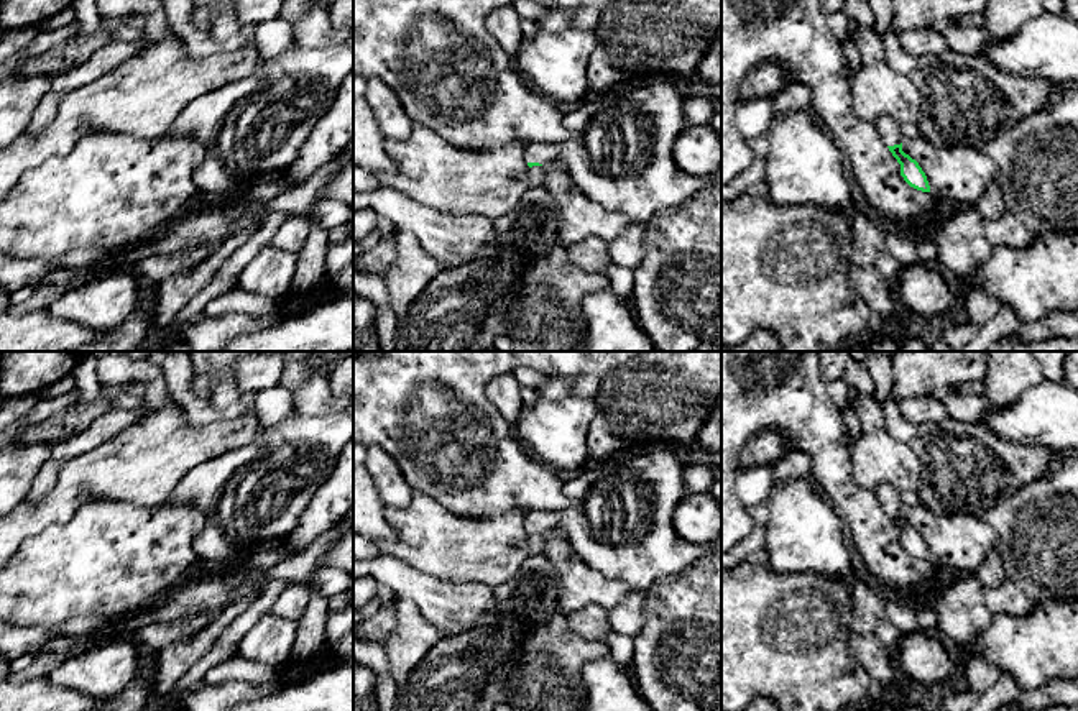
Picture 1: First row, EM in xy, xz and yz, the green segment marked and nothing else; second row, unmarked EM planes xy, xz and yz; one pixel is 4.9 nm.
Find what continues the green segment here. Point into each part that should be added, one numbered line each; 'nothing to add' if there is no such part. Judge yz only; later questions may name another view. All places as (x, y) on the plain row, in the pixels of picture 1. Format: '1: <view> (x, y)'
1: yz (889, 498)

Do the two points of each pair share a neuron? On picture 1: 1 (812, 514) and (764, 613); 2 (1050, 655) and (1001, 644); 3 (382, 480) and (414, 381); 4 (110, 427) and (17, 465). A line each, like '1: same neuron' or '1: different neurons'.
1: different neurons
2: same neuron
3: different neurons
4: different neurons

